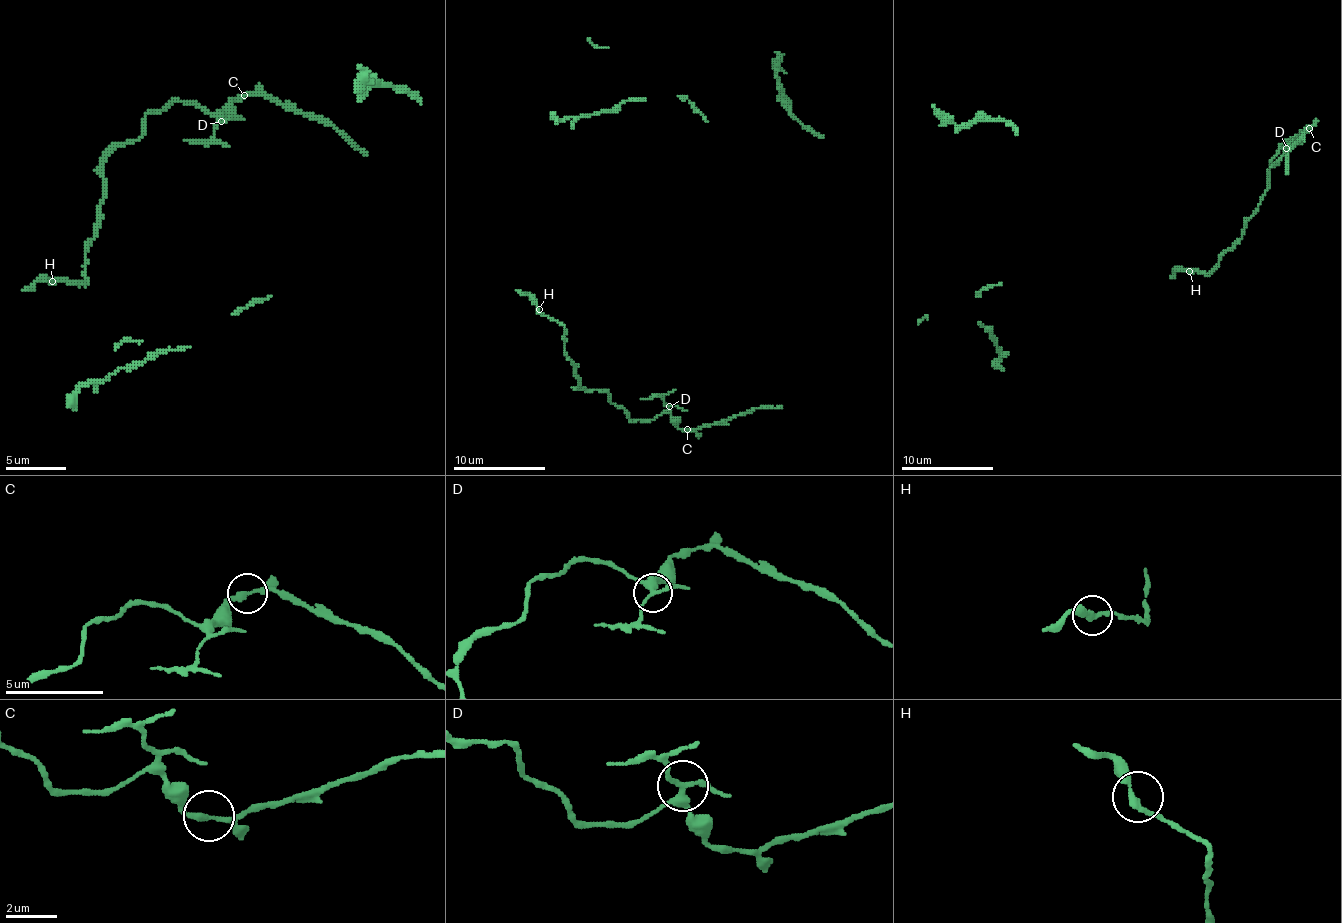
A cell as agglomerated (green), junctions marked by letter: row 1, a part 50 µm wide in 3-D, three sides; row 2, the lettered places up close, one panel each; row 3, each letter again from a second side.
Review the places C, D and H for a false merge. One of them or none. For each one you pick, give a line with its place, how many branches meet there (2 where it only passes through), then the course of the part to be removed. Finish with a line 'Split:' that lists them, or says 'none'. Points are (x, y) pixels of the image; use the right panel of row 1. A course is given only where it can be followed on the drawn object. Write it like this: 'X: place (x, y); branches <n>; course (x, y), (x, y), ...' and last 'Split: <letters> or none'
D: place (1286, 148); branches 4; course (1286, 148), (1279, 162)
Split: D

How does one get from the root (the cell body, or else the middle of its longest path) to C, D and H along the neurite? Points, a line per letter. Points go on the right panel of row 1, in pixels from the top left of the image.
C: (1300, 132), (1293, 142), (1297, 142), (1309, 128)
D: (1300, 132), (1286, 148)
H: (1300, 132), (1281, 144), (1270, 162), (1267, 190), (1258, 211), (1246, 222), (1244, 234), (1207, 273), (1189, 271)

